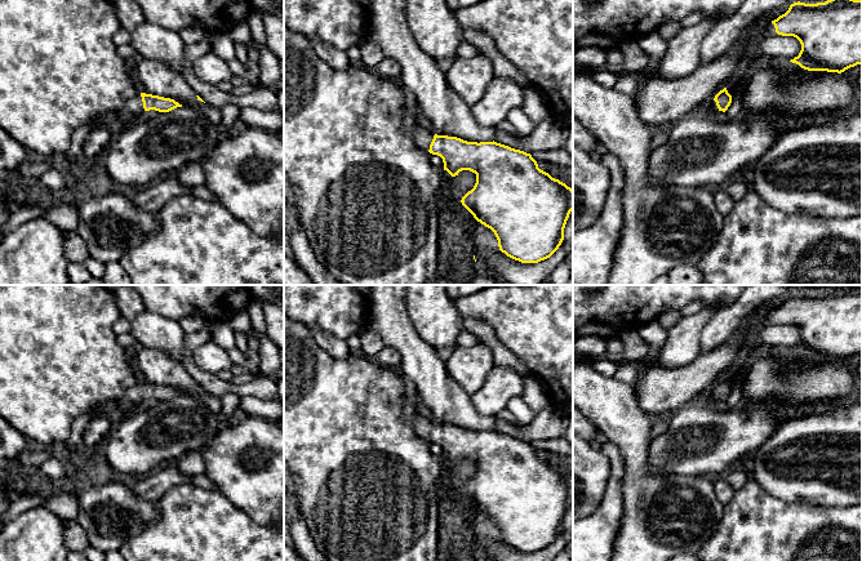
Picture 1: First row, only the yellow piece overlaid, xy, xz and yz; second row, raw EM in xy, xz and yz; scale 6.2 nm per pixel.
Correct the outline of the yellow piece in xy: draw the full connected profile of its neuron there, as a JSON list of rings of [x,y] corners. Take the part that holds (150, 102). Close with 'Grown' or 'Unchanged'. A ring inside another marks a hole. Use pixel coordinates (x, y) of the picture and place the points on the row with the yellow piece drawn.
[[[141,93],[128,99],[121,108],[115,111],[115,119],[107,124],[106,129],[112,137],[116,137],[128,126],[133,117],[142,115],[145,111],[169,112],[177,107],[182,107],[182,104],[174,99]]]. Grown

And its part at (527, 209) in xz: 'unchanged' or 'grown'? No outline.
grown

